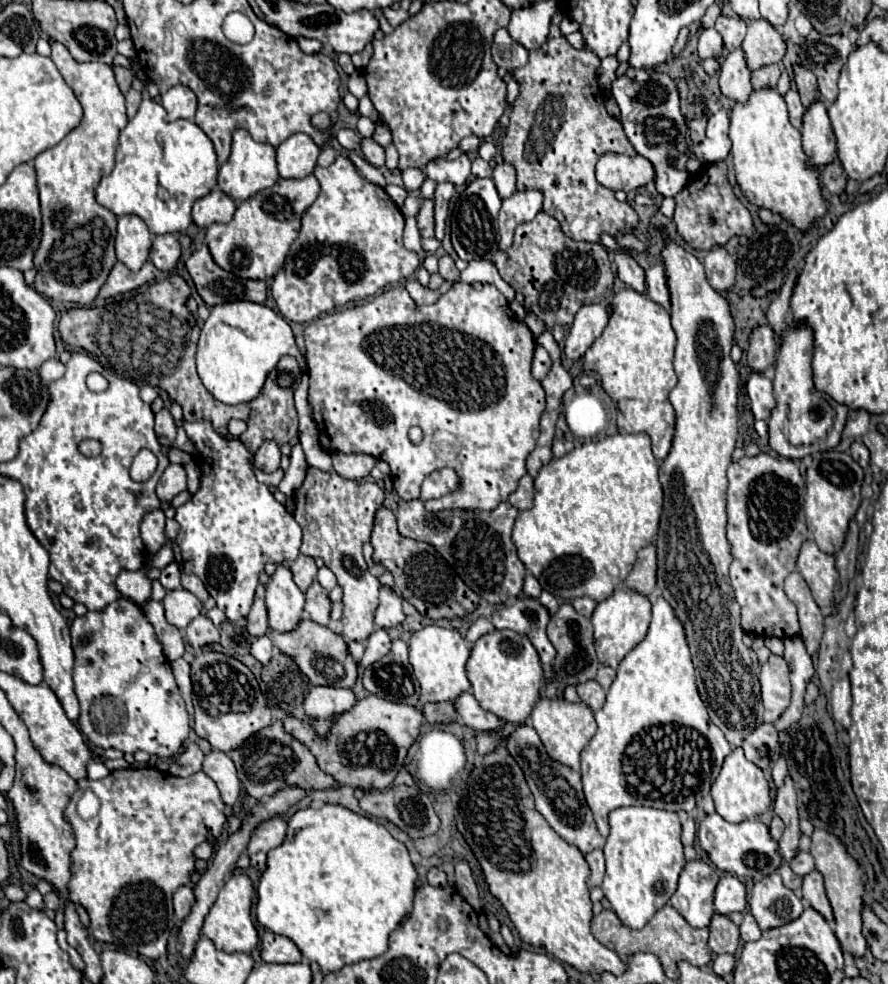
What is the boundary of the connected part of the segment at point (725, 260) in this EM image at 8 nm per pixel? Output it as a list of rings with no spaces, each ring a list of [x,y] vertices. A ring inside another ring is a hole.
[[[714,246],[712,250],[706,252],[704,270],[706,270],[706,278],[710,286],[718,292],[728,290],[734,284],[736,264],[724,246]]]

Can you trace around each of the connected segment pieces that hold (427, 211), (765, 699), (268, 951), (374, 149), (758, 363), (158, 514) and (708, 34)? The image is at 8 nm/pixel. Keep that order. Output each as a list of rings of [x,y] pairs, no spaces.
[[[424,200],[424,202],[422,202],[420,212],[418,212],[418,216],[416,216],[416,222],[418,222],[420,234],[422,234],[424,238],[434,236],[434,202],[432,202],[432,200]]]
[[[770,654],[768,662],[760,668],[760,686],[762,686],[762,704],[764,704],[764,722],[776,722],[780,714],[790,704],[790,670],[782,656]]]
[[[274,932],[264,934],[260,956],[264,962],[276,962],[276,964],[286,964],[286,962],[294,964],[294,962],[302,960],[298,946],[290,938],[278,936]]]
[[[364,138],[364,142],[362,142],[362,154],[376,168],[384,166],[384,148],[380,144],[372,142],[372,138]]]
[[[760,324],[748,340],[748,366],[756,372],[768,370],[776,360],[776,342],[770,324]]]
[[[152,510],[144,516],[142,524],[140,524],[140,532],[142,532],[142,540],[144,540],[144,546],[148,548],[148,552],[156,552],[164,542],[164,512],[162,510]]]
[[[704,28],[698,36],[698,54],[700,54],[700,58],[702,60],[706,60],[710,56],[720,58],[722,50],[724,50],[724,42],[722,42],[720,32],[716,28]]]

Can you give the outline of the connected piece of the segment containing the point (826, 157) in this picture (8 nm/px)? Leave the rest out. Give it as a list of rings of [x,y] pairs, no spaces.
[[[822,98],[810,104],[802,118],[802,146],[812,166],[824,166],[834,160],[836,138]]]

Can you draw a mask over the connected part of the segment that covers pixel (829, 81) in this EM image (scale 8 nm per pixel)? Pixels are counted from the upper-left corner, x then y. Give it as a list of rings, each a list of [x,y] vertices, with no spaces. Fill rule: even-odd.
[[[816,30],[798,48],[800,64],[816,74],[818,90],[826,102],[836,100],[838,76],[852,50],[854,44],[846,36],[822,36]]]

